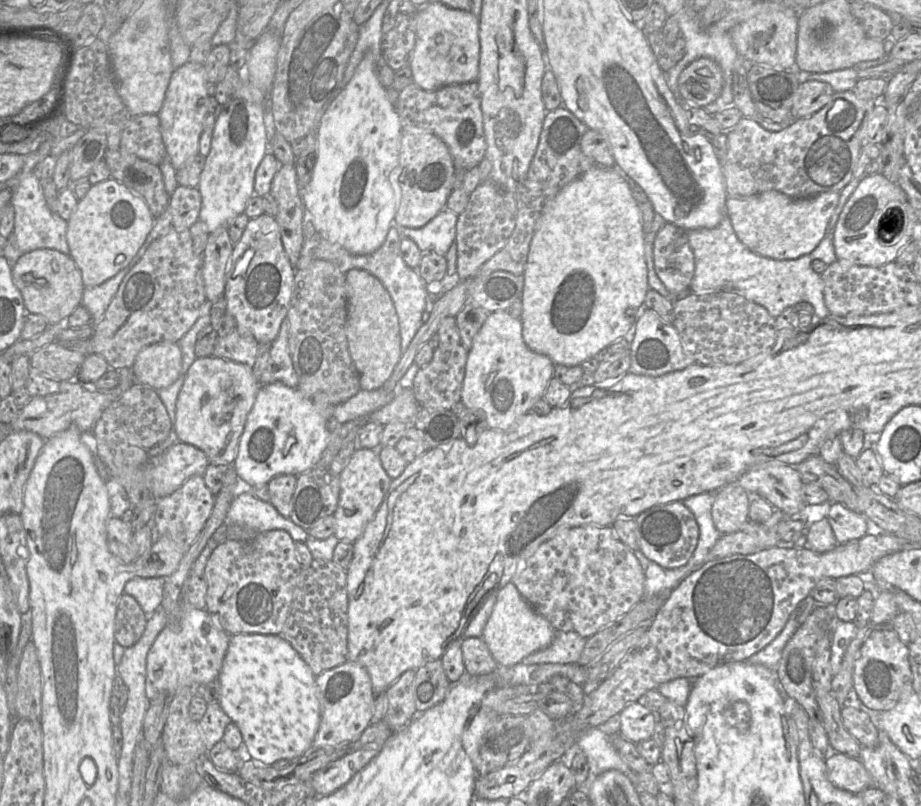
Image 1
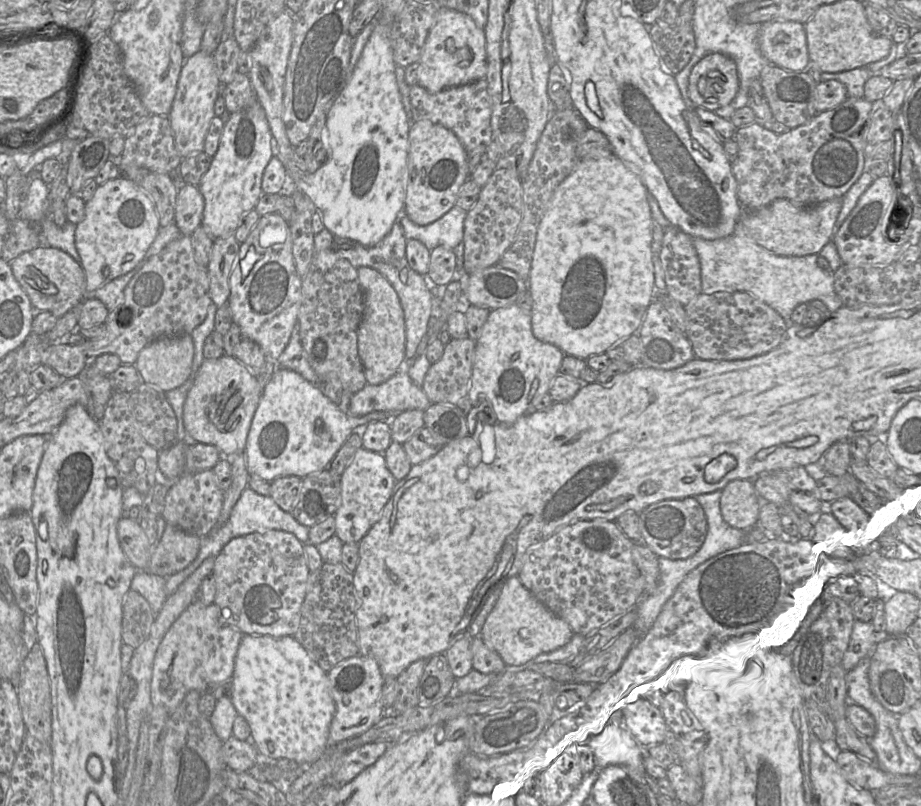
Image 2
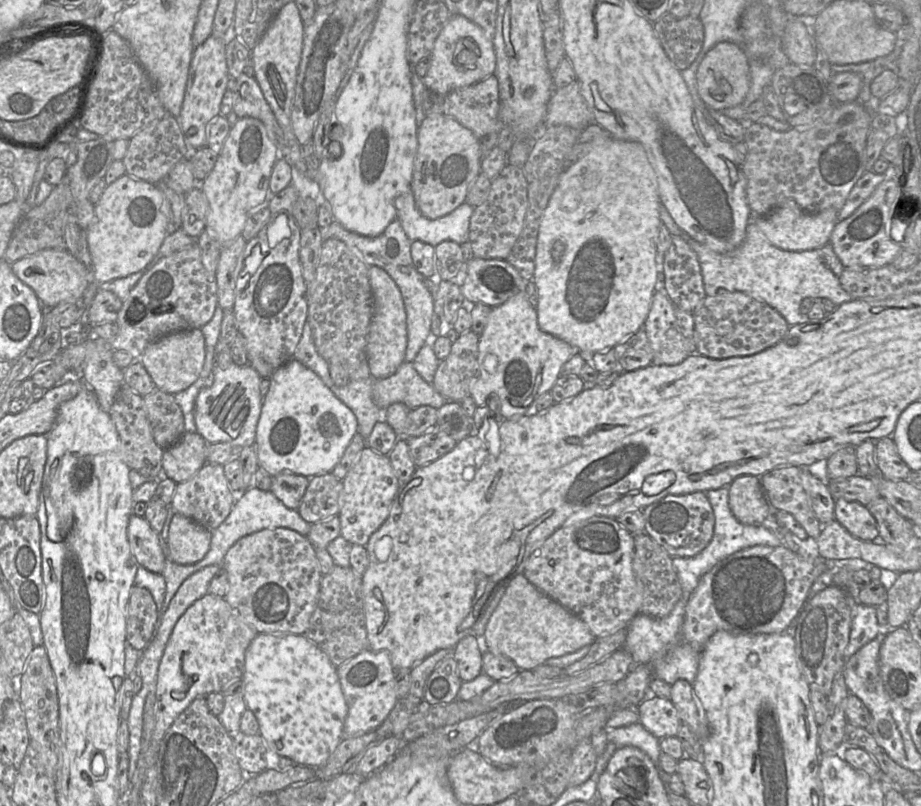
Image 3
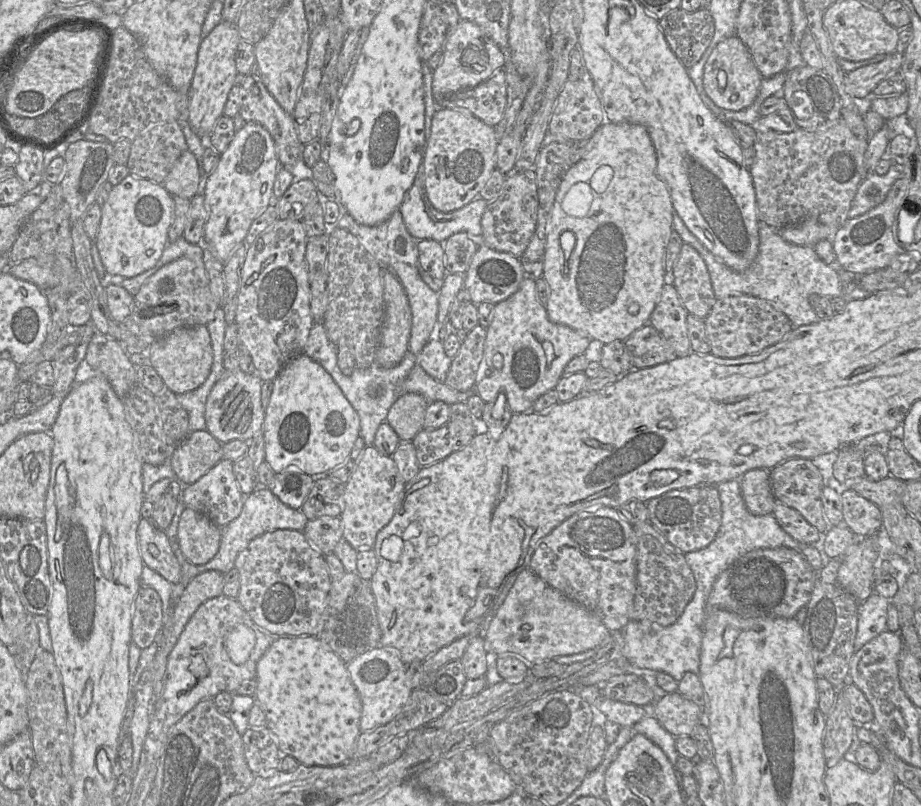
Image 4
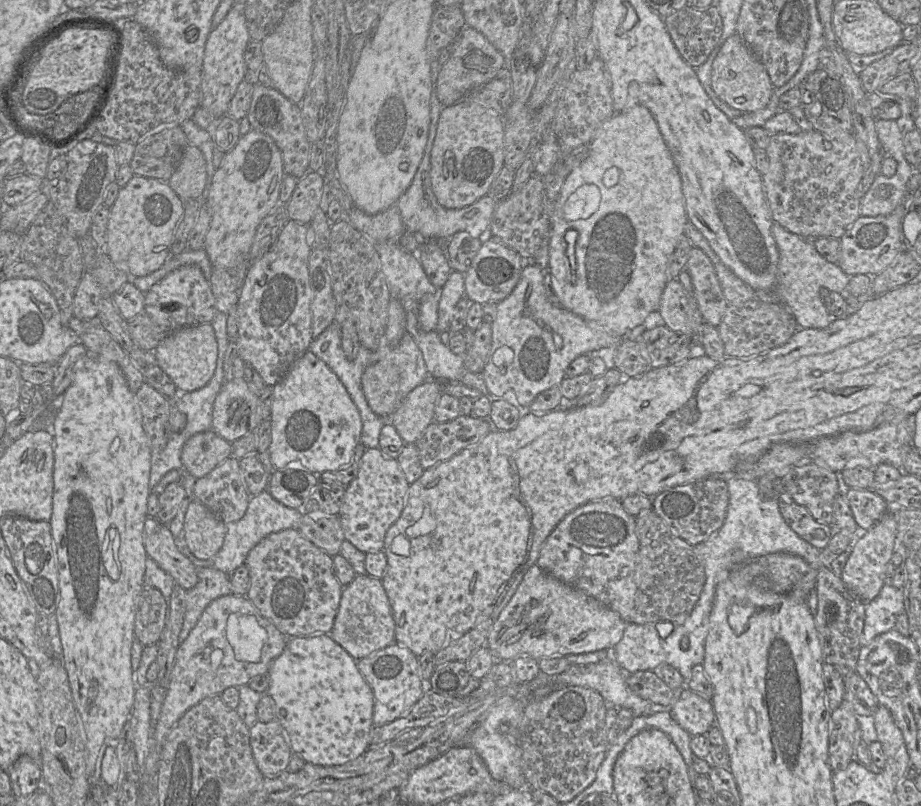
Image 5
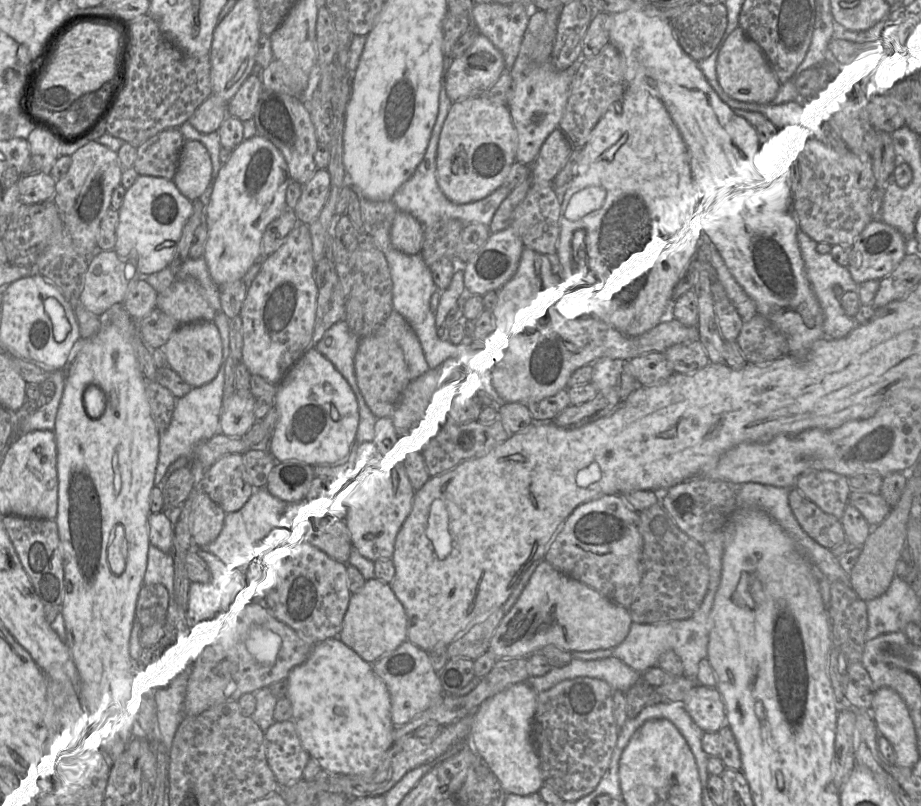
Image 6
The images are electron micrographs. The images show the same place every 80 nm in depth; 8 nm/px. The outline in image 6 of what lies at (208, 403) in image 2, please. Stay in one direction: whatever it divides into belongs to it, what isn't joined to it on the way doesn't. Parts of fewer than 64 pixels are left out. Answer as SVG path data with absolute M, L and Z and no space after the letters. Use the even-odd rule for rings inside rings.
M238 392L224 396L220 412L220 433L242 438L257 421L255 418L256 398Z

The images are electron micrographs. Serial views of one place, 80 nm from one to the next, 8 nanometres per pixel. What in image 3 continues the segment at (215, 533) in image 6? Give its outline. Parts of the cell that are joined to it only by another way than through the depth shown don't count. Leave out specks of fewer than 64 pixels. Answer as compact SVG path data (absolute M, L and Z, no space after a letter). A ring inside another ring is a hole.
M176 513L170 522L165 545L161 541L167 560L182 565L201 561L209 551L212 530Z

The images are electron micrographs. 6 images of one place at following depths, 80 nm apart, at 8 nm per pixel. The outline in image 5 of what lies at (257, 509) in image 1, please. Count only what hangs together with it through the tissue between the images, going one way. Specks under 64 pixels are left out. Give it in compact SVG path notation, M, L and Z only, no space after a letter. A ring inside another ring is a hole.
M266 489L257 495L251 496L247 511L241 519L226 524L226 535L223 545L215 556L207 560L198 559L194 555L190 558L198 565L216 568L226 574L230 574L238 567L244 565L249 552L269 534L286 529L298 529L302 516L302 510L286 507L275 500L268 489Z

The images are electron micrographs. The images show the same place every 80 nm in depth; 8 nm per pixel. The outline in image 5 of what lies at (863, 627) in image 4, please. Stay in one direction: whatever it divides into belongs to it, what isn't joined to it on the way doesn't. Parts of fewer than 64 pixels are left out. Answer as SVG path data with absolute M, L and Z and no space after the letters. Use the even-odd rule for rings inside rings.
M886 583L876 598L865 603L861 646L866 646L878 635L893 630L902 613L905 613L903 588Z

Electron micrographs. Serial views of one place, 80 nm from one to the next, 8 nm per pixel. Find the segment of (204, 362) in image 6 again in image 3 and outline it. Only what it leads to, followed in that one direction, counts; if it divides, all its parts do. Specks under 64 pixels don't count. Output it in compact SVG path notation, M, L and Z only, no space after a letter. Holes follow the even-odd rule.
M200 328L180 330L151 342L136 361L144 366L155 386L172 395L187 389L200 376L206 355L205 338Z

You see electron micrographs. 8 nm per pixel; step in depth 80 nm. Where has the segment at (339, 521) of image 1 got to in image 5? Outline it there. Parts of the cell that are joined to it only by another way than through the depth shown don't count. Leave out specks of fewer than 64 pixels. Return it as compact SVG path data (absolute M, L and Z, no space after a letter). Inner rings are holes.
M378 447L365 448L359 462L357 476L346 487L339 513L345 539L349 540L358 550L365 554L382 551L388 529L402 513L409 486L410 484L407 482L397 459L385 456Z

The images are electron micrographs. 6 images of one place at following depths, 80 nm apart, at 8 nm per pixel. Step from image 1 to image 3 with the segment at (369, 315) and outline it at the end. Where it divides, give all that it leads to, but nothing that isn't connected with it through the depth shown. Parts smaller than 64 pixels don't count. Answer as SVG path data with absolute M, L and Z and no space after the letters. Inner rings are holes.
M370 266L368 275L373 292L374 314L367 336L366 355L371 377L378 380L391 376L405 361L407 317L401 292L389 274L380 267Z

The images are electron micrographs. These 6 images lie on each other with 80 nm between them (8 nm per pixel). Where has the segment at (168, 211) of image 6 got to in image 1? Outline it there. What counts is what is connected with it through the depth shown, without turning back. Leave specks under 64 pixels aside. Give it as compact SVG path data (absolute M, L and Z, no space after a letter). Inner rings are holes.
M109 178L91 185L87 194L78 200L77 206L67 221L66 239L69 255L79 268L85 287L94 287L114 277L136 255L154 224L147 204L118 181Z

